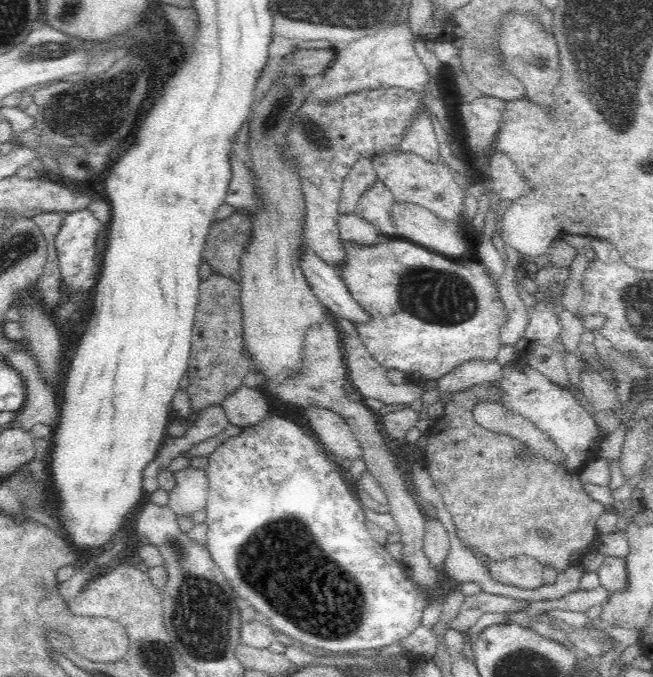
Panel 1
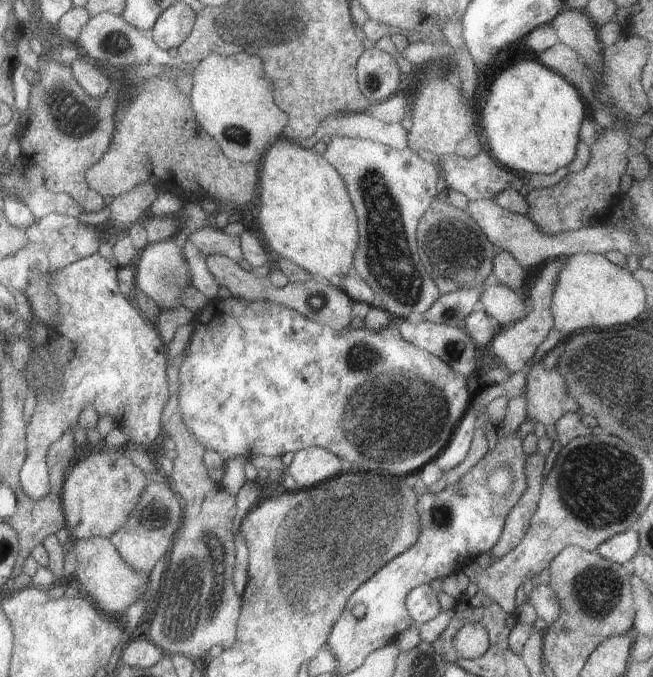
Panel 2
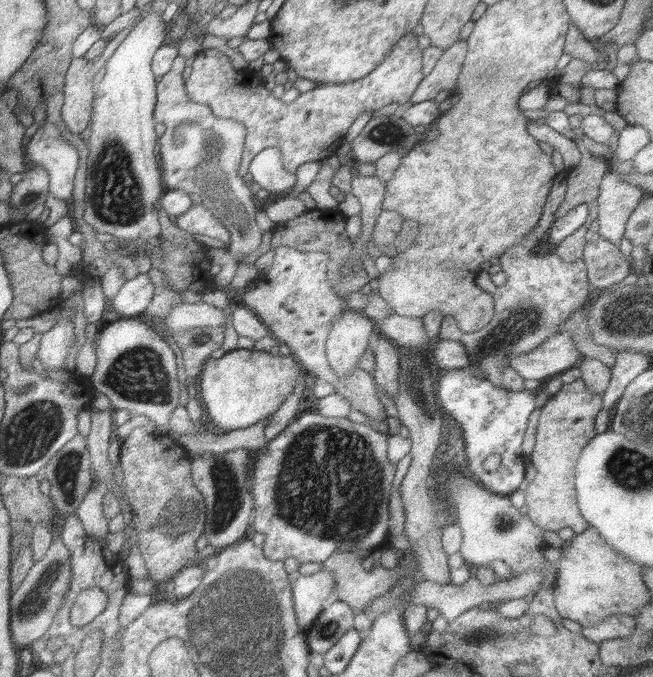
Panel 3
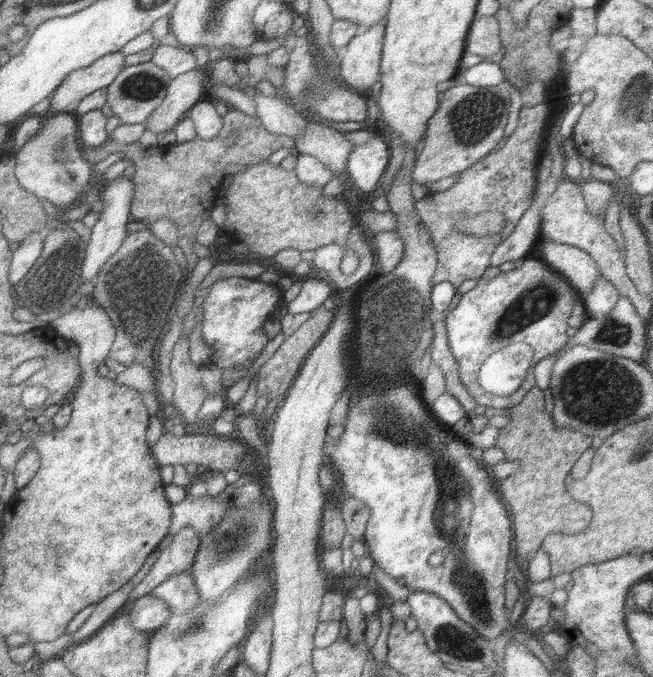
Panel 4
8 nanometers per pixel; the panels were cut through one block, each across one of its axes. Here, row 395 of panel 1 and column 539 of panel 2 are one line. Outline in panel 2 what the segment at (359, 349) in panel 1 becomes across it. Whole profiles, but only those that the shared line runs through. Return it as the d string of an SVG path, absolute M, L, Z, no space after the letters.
M543 360L535 366L527 366L529 368L529 374L527 374L527 390L525 390L525 400L527 400L527 418L533 420L533 422L539 422L545 430L547 430L547 436L555 442L555 422L563 416L563 414L569 414L569 412L579 412L579 406L577 402L569 396L569 390L567 390L567 384L565 384L565 378L561 376L561 370L559 366L553 366L553 368L543 368Z

